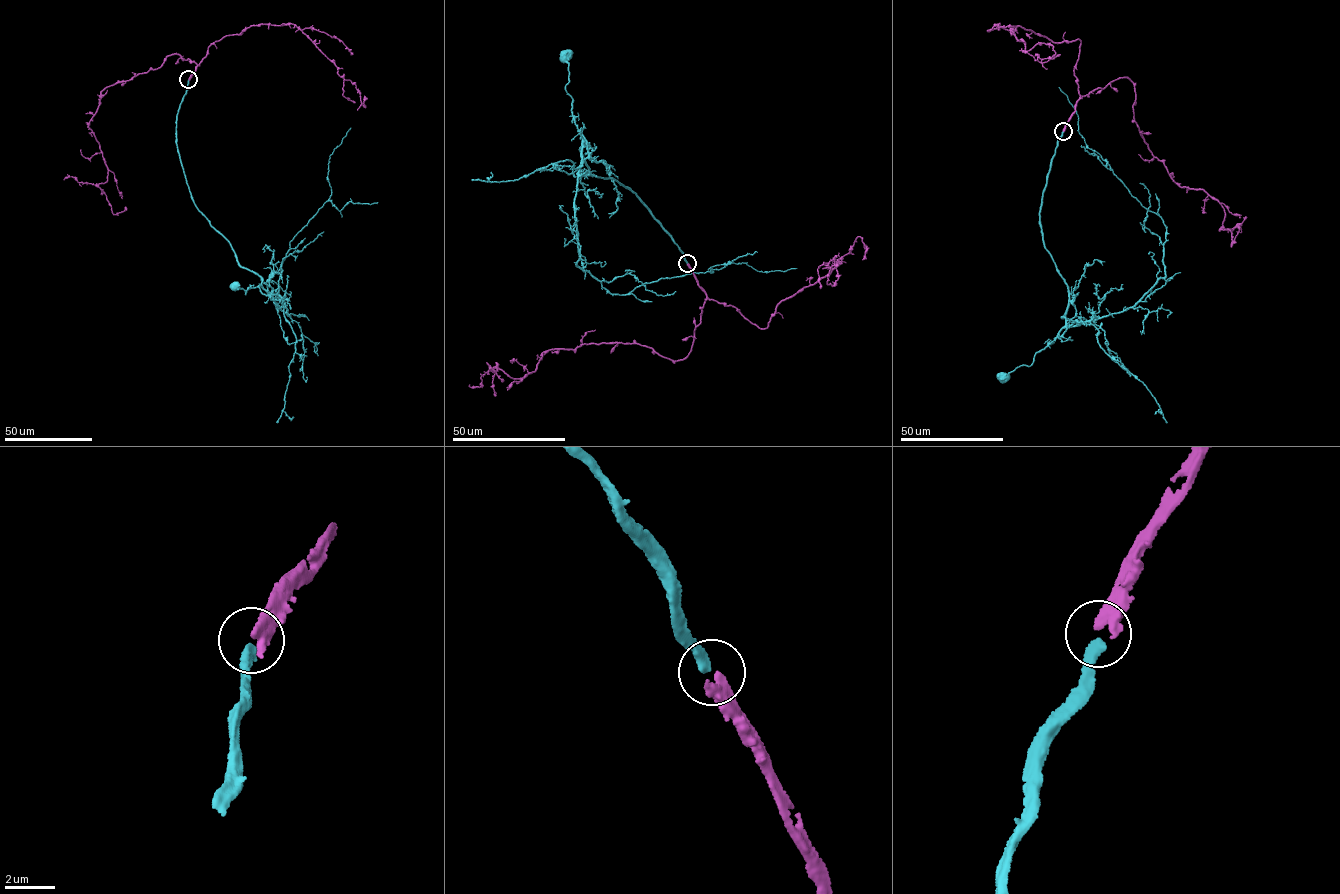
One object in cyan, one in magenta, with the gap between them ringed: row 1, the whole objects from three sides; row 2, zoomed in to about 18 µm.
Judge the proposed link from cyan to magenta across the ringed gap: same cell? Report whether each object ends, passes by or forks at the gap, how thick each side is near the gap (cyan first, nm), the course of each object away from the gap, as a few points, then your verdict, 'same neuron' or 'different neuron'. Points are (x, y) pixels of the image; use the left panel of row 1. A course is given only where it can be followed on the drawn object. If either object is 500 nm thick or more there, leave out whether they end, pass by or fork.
cyan ends | magenta passes by | 360/280 nm | cyan via (188, 79), (177, 117), (176, 142), (191, 198), (227, 240), (238, 264), (262, 280), (245, 294), (235, 287) | magenta via (188, 79), (199, 65), (172, 54), (101, 93), (88, 126), (108, 170), (96, 185), (113, 214), (125, 206) | same neuron

